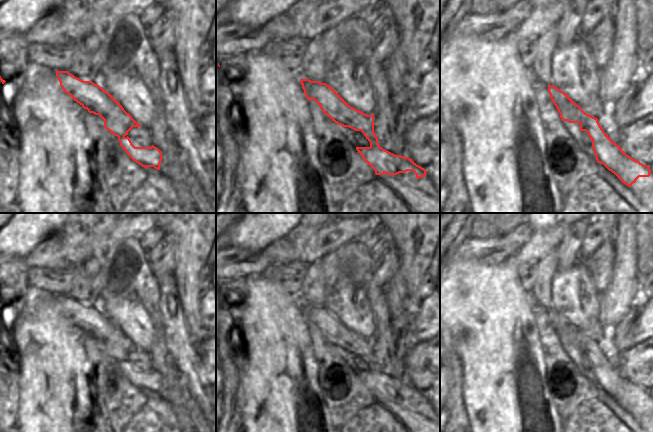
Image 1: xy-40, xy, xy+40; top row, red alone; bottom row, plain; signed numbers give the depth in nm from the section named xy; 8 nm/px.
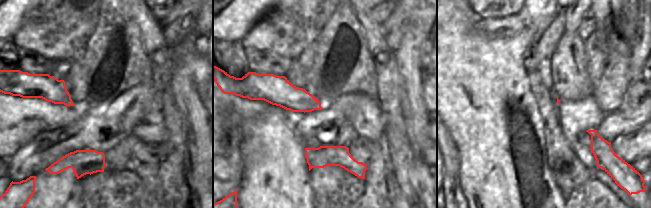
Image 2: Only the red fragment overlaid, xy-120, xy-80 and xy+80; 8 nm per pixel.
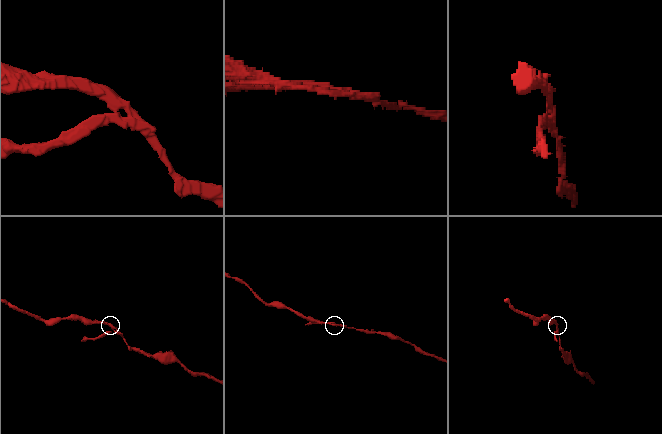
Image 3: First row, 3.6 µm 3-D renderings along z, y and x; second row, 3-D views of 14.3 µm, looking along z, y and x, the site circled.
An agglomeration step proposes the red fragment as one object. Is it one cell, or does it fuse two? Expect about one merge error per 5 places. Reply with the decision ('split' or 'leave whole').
split

